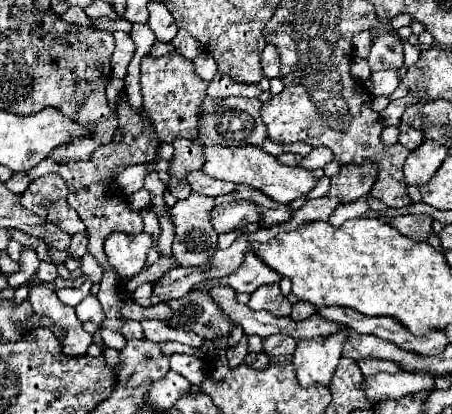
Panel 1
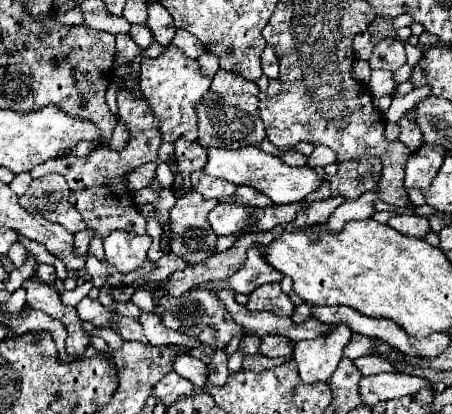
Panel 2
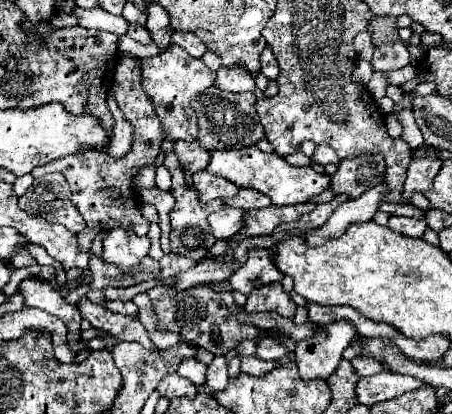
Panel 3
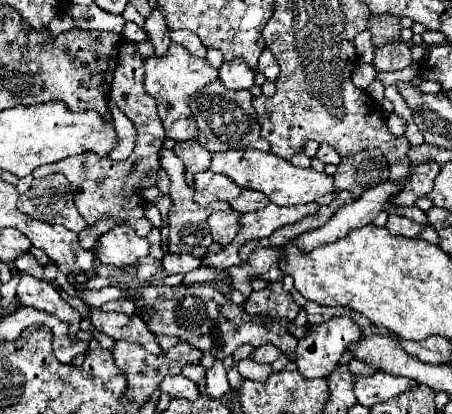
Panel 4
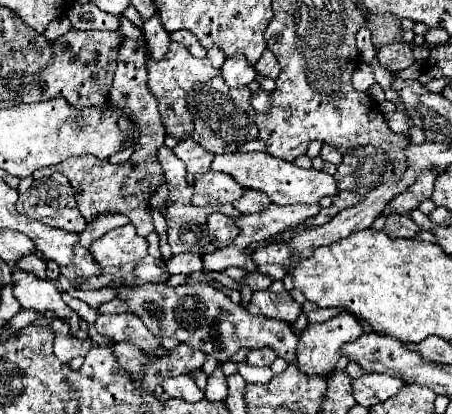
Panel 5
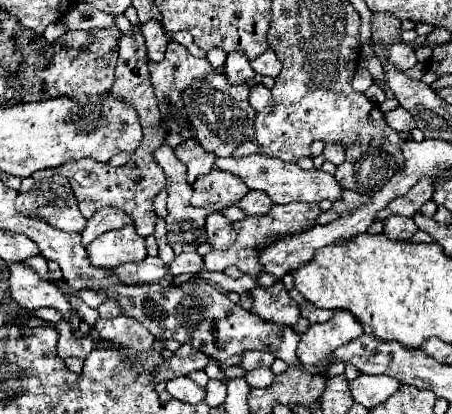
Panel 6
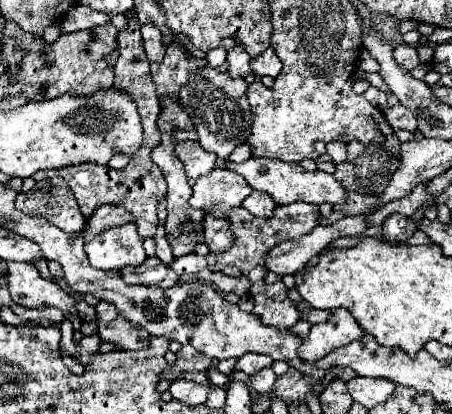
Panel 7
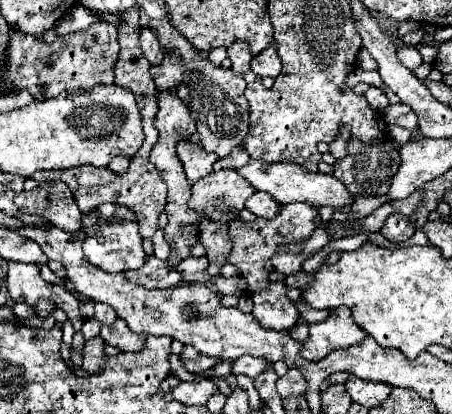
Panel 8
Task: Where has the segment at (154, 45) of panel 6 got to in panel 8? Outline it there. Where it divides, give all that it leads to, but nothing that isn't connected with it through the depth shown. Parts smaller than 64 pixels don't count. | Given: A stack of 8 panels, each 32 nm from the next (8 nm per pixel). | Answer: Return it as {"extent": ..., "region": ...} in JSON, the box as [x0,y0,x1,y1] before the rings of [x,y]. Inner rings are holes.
{"extent":[140,28,164,64],"region":[[[142,28],[140,30],[140,46],[142,46],[142,52],[144,56],[148,58],[150,64],[160,64],[162,58],[164,58],[164,50],[158,42],[158,34],[154,28]]]}

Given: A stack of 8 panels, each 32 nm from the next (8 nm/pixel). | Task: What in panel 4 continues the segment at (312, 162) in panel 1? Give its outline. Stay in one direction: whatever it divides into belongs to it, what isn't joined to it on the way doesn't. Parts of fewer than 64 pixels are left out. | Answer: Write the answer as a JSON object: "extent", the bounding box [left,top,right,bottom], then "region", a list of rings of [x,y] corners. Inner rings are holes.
{"extent":[316,144,342,164],"region":[[[320,144],[316,158],[318,158],[322,164],[340,164],[340,160],[342,160],[342,158],[338,156],[338,152],[336,152],[332,146],[328,146],[328,144]]]}

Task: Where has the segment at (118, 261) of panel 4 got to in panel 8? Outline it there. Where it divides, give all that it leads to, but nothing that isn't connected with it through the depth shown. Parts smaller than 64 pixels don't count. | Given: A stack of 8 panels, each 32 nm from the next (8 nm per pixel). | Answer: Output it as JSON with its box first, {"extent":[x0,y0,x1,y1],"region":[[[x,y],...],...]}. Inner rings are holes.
{"extent":[82,210,146,272],"region":[[[96,210],[82,216],[86,240],[84,240],[84,254],[90,260],[92,266],[102,268],[106,272],[124,272],[128,268],[140,268],[146,260],[146,252],[142,248],[142,236],[138,234],[138,224],[136,222],[116,222],[116,224],[106,224],[98,230],[94,230],[96,224]]]}

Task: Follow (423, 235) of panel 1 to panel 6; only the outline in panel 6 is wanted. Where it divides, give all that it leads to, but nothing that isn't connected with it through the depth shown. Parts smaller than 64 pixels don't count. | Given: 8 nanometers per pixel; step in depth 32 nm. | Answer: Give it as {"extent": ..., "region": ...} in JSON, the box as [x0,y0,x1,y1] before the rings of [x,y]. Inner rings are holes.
{"extent":[384,214,418,240],"region":[[[392,214],[384,220],[384,234],[390,240],[410,240],[418,232],[418,226],[414,224],[412,218]]]}

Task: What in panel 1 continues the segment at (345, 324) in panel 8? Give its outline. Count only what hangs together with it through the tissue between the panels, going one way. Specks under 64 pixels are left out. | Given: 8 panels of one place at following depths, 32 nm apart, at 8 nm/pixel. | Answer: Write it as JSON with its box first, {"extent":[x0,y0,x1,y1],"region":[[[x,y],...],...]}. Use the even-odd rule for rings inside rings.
{"extent":[292,332,346,386],"region":[[[338,332],[332,336],[316,336],[298,342],[292,358],[298,384],[310,386],[332,382],[336,364],[342,356],[344,336],[346,332]]]}

